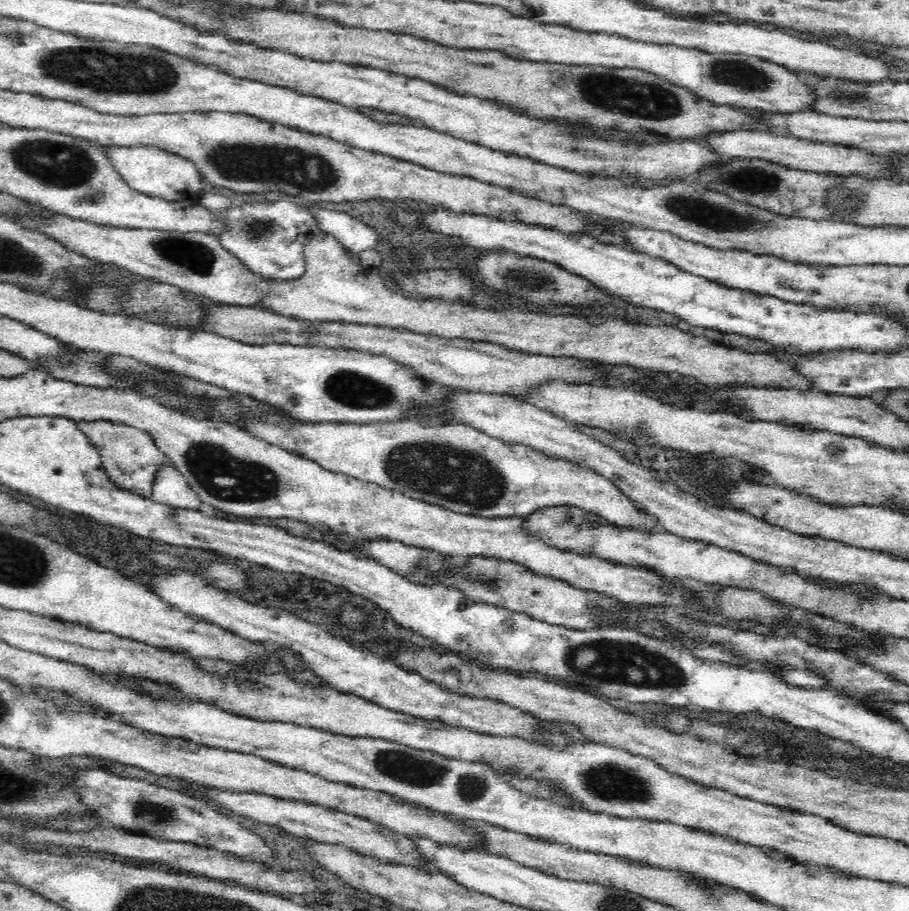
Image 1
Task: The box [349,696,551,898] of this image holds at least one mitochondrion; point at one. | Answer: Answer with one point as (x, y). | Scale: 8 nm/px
(401, 767)

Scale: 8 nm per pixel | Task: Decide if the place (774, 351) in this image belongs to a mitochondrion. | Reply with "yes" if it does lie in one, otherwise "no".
no

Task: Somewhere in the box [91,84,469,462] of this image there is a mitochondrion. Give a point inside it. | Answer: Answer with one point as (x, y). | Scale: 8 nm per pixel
(306, 170)

